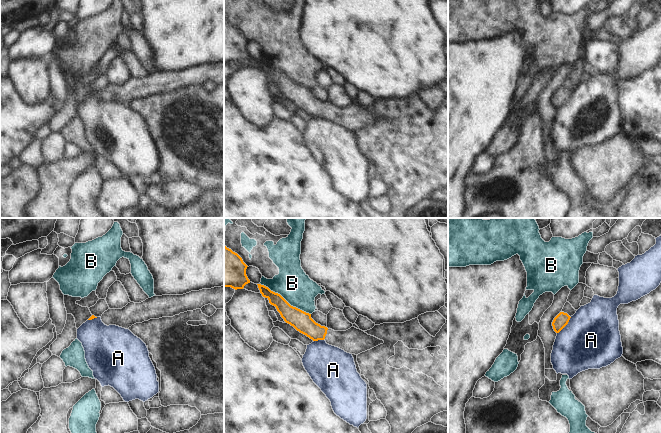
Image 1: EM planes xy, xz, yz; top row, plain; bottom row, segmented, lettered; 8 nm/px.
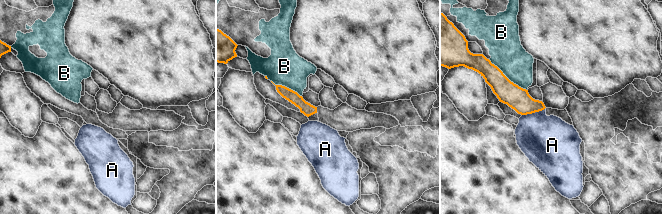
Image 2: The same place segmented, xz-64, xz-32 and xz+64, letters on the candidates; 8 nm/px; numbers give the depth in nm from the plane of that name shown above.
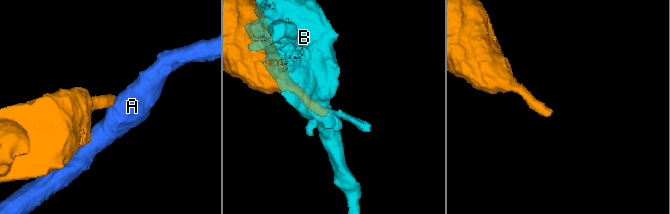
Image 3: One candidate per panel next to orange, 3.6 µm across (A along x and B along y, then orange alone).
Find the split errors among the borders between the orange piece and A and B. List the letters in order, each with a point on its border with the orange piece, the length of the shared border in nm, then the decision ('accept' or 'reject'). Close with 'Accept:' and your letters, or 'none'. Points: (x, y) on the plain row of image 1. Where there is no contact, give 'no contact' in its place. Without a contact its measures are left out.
A: yz (565, 101) | 180 nm | reject
B: xz (284, 75) | 480 nm | reject
Accept: none

